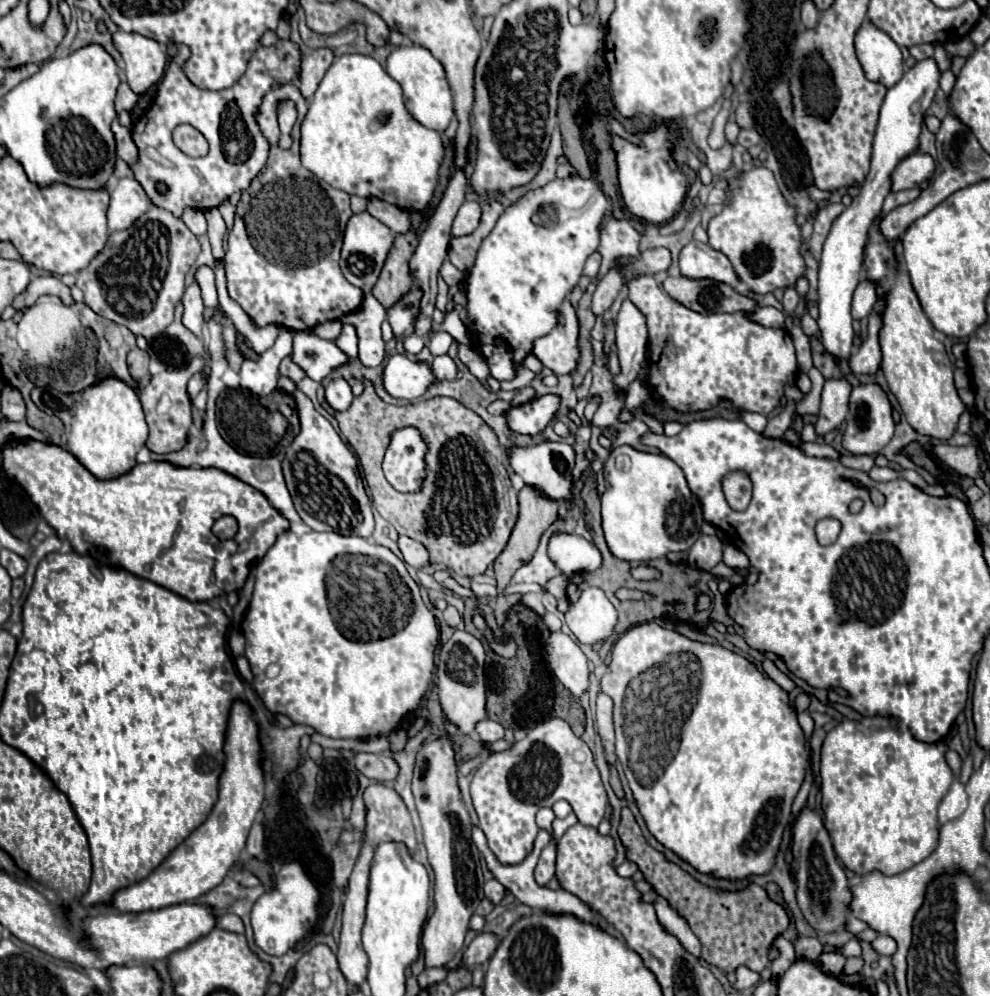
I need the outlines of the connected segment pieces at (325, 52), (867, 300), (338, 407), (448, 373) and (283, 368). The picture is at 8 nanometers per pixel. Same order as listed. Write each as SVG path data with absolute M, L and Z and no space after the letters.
M316 49L302 59L302 73L300 73L300 93L310 99L318 89L322 77L326 75L328 67L334 61L332 49Z
M862 279L854 291L854 303L852 303L852 317L862 319L868 317L872 311L872 305L876 301L876 287L878 283L870 279Z
M334 379L326 387L326 401L336 413L346 411L352 405L352 399L354 399L354 395L350 391L350 385L344 379Z
M444 355L444 357L436 357L432 363L432 371L440 381L454 381L456 379L456 363Z
M284 357L284 361L280 363L280 375L290 377L294 383L300 383L300 381L306 377L304 369L300 369L300 365L296 365L296 363L292 361L292 357Z

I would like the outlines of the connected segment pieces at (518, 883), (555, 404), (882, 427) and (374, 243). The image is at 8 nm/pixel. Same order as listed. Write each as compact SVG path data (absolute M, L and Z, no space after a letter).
M474 827L472 837L474 837L474 841L476 841L480 853L486 857L488 867L490 867L490 871L494 873L494 877L496 877L520 903L524 903L524 905L528 905L528 907L540 911L540 913L548 913L548 915L574 915L576 919L580 919L580 921L584 921L584 923L598 925L600 929L608 929L608 927L610 927L590 905L586 905L584 901L580 901L580 899L578 899L576 895L572 895L570 891L564 891L564 889L552 891L552 889L548 889L548 887L540 887L540 885L534 881L534 867L536 867L536 863L538 863L540 851L542 851L542 849L550 843L550 839L552 839L552 835L550 835L548 829L540 829L540 833L538 833L538 837L536 837L536 843L534 843L534 851L532 851L520 865L508 865L508 867L506 867L506 865L500 865L500 863L496 861L496 857L490 853L490 849L488 849L488 845L486 845L486 837L484 837L484 833L482 833L478 827Z
M548 393L536 397L528 403L512 407L508 415L504 413L506 427L520 435L538 435L556 419L558 409L560 409L560 395Z
M862 383L852 387L850 393L850 411L846 415L846 431L844 431L844 449L854 455L872 455L878 453L894 435L894 419L892 405L886 391L878 383Z
M368 211L360 213L360 215L352 215L346 231L344 231L344 245L342 245L342 259L340 259L340 269L342 275L346 277L348 283L360 287L364 293L368 293L368 289L374 287L380 269L386 261L386 255L394 243L396 235L378 219L374 219Z

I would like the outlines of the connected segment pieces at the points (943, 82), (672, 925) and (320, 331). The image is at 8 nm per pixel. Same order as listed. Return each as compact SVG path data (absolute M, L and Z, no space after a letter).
M950 69L944 71L941 74L939 85L940 85L940 88L946 94L947 99L950 96L950 93L952 92L955 81L956 81L956 76Z
M658 897L658 899L654 901L654 907L656 907L656 915L658 915L660 925L662 925L670 935L674 935L674 937L682 943L682 947L684 947L688 953L692 953L696 959L700 959L700 941L698 941L696 935L690 931L688 923L686 923L662 897Z
M336 319L336 321L326 321L326 323L314 327L314 333L316 333L320 339L328 339L328 341L338 339L340 331L342 331L342 323L340 323L338 319Z

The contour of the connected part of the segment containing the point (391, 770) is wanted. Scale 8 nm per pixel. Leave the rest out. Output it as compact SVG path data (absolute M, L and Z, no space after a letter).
M356 753L354 765L362 775L380 783L394 781L400 771L398 763L390 755L384 755L384 753Z

